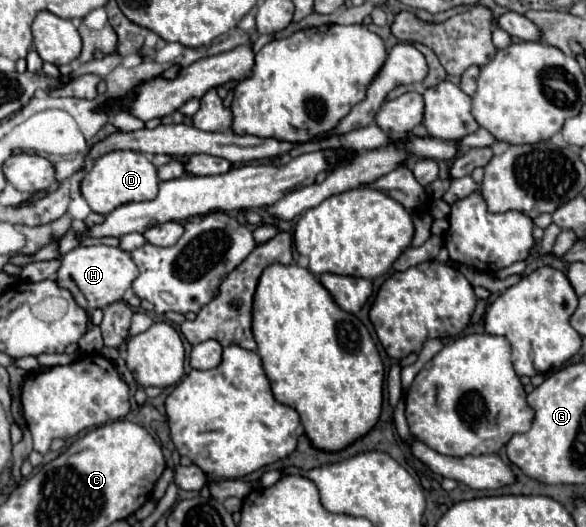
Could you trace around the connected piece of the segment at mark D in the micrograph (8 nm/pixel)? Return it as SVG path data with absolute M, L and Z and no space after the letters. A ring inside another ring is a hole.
M110 151L102 155L82 179L82 197L88 201L90 209L100 215L108 215L114 207L130 201L150 201L158 195L158 175L156 167L140 151Z

